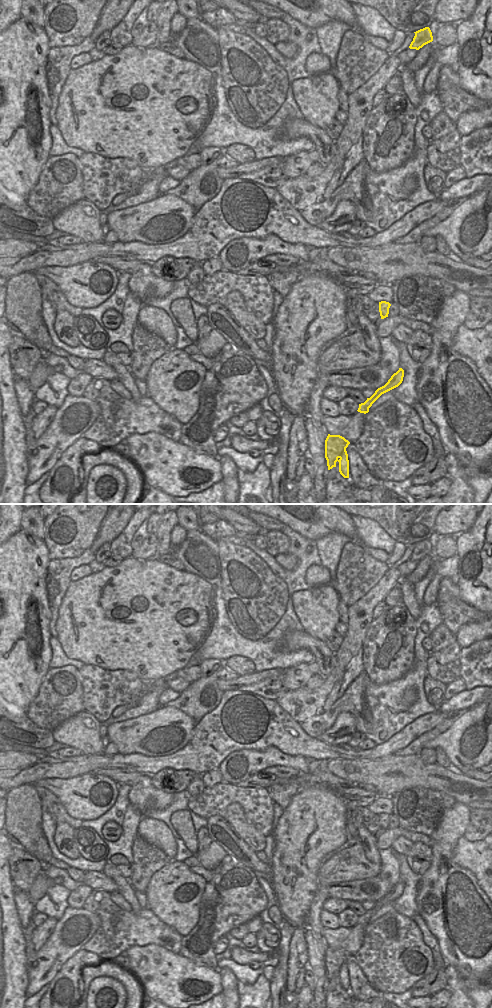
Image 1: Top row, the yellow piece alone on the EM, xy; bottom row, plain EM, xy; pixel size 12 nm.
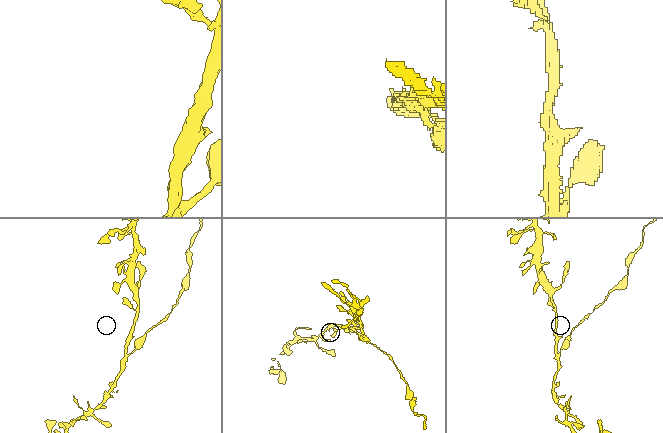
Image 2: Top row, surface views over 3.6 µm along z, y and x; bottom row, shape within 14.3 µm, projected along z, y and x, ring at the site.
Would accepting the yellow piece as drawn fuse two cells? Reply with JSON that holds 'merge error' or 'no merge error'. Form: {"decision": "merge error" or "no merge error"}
{"decision": "merge error"}

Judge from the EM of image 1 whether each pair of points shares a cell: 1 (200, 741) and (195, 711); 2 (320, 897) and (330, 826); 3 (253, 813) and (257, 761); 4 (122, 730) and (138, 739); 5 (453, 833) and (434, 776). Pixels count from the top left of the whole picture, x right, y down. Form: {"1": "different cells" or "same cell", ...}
{"1": "different cells", "2": "different cells", "3": "different cells", "4": "same cell", "5": "different cells"}

